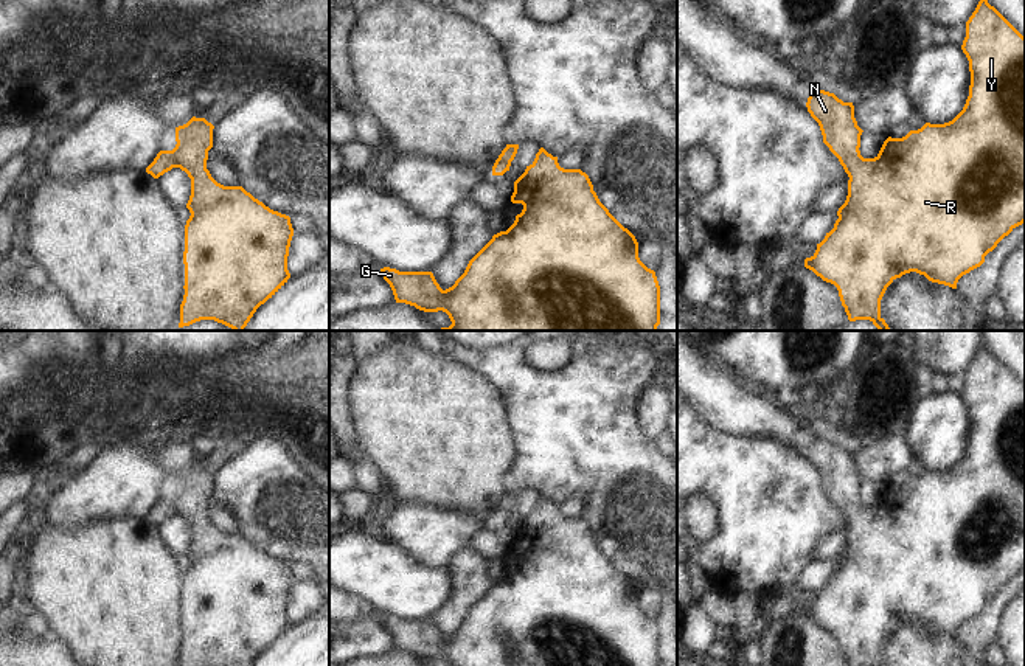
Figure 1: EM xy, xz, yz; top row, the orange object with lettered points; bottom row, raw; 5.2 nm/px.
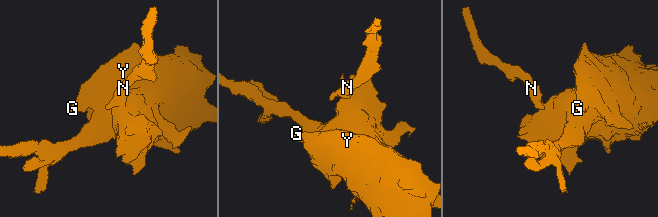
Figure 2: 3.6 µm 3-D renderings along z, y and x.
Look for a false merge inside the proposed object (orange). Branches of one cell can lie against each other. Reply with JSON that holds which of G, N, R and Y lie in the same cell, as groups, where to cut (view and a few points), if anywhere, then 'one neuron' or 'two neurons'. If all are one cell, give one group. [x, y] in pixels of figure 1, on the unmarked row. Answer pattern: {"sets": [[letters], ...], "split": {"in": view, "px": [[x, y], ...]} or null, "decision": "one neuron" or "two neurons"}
{"sets": [["G", "N", "R", "Y"]], "split": null, "decision": "one neuron"}

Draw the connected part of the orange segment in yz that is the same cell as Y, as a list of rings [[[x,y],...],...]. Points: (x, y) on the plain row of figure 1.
[[[985,345],[966,369],[961,393],[969,408],[971,433],[963,458],[949,470],[926,470],[902,486],[888,484],[874,506],[860,503],[862,477],[853,450],[814,436],[806,455],[818,470],[823,491],[848,522],[848,543],[839,567],[817,591],[804,615],[837,635],[848,666],[881,666],[887,635],[905,621],[916,619],[929,629],[957,637],[958,627],[985,610],[985,604],[1025,570],[1025,385]]]

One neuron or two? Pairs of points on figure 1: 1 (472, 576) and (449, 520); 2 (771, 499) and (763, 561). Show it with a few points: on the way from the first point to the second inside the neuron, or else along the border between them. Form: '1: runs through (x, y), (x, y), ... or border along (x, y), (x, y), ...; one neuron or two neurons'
1: border along (468, 544), (451, 558), (446, 567); two neurons
2: runs through (771, 514), (763, 545); one neuron

